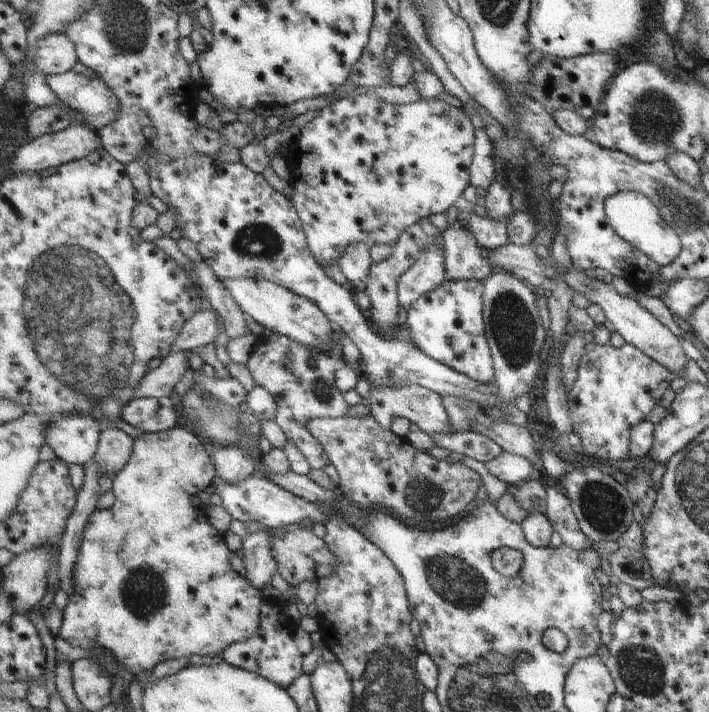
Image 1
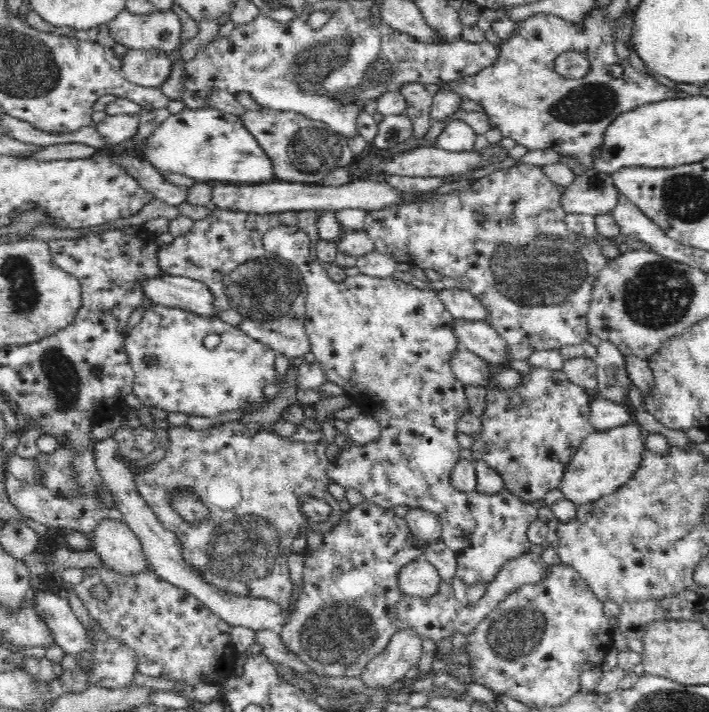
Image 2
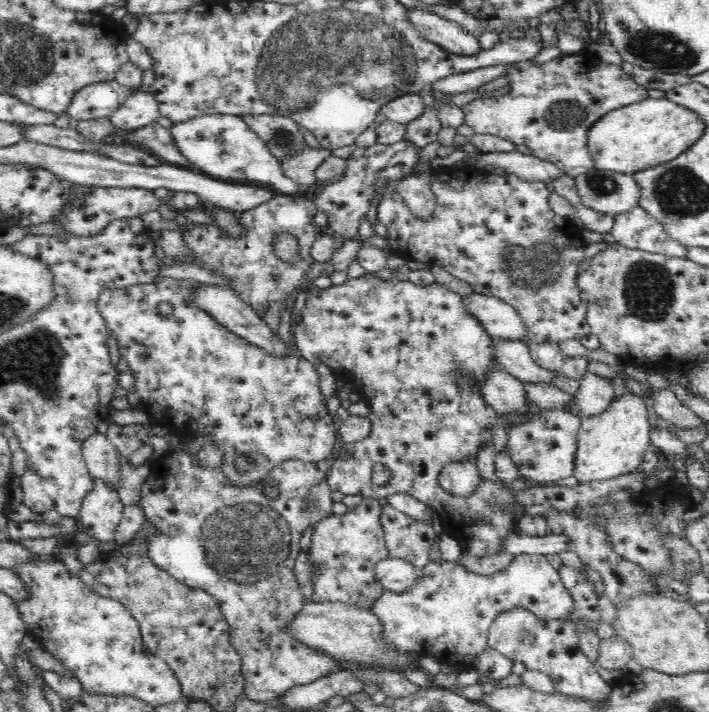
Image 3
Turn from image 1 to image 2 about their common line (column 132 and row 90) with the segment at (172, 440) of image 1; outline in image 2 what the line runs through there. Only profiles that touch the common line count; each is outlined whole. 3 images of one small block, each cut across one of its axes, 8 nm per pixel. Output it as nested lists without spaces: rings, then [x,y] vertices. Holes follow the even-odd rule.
[[[595,6],[586,16],[582,28],[577,28],[558,17],[536,13],[520,21],[518,28],[514,30],[514,35],[500,41],[498,44],[500,56],[495,64],[484,68],[474,76],[466,76],[456,82],[442,84],[440,87],[456,89],[462,95],[462,100],[478,102],[483,107],[484,114],[488,116],[490,128],[498,130],[504,138],[512,138],[516,144],[522,144],[528,150],[550,148],[559,156],[571,158],[580,168],[592,168],[595,161],[594,150],[602,142],[603,132],[615,116],[648,102],[676,98],[674,90],[666,88],[664,84],[657,82],[648,74],[636,71],[630,66],[629,58],[623,60],[617,56],[614,48],[615,41],[611,35],[610,22],[612,21],[605,15],[606,8],[606,6]],[[569,51],[582,53],[590,60],[590,71],[586,75],[571,79],[555,72],[555,59]],[[613,64],[622,66],[620,78],[614,79],[610,74],[610,66]]]

